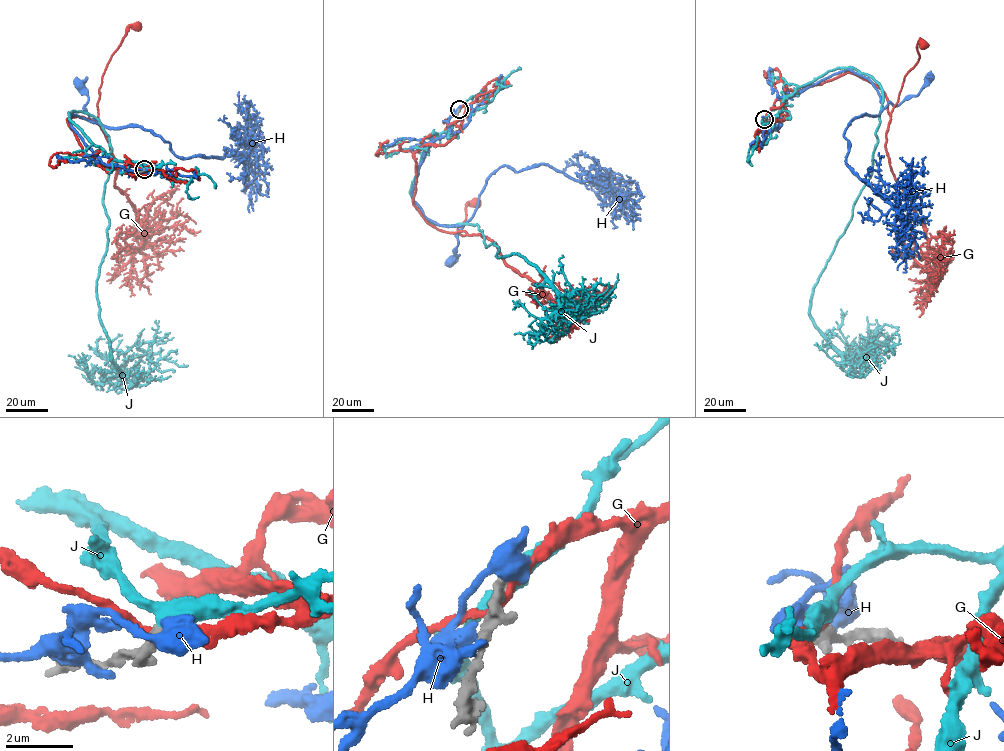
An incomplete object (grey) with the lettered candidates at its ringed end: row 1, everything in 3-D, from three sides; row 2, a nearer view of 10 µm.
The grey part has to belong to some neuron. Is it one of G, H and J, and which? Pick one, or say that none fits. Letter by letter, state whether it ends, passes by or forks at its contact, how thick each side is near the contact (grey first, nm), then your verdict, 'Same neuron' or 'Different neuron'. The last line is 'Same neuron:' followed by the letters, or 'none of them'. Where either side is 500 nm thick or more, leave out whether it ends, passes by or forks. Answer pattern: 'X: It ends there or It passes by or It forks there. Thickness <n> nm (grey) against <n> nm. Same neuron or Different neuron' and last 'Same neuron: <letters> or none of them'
G: It passes by. Thickness 380 nm (grey) against 260 nm. Different neuron
H: Thickness 340 nm (grey) against 550 nm. Different neuron
J: It passes by. Thickness 320 nm (grey) against 360 nm. Same neuron
Same neuron: J

